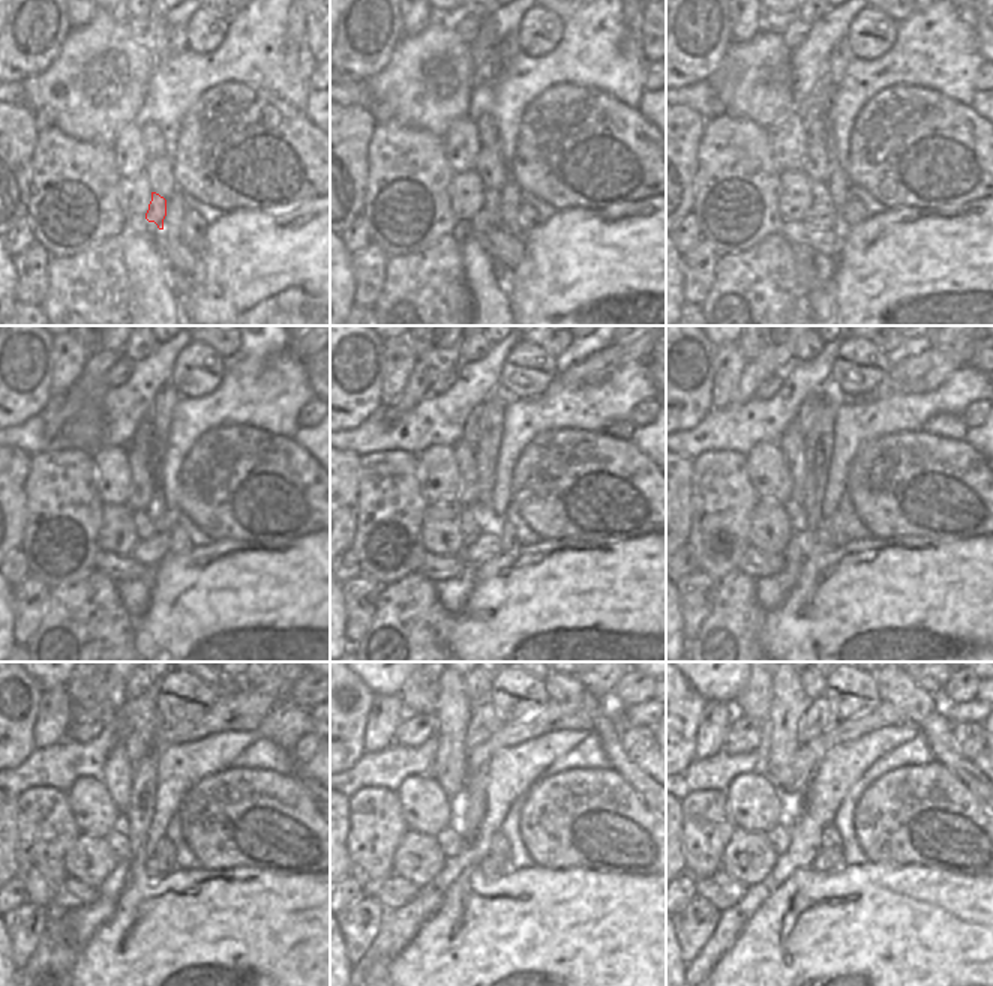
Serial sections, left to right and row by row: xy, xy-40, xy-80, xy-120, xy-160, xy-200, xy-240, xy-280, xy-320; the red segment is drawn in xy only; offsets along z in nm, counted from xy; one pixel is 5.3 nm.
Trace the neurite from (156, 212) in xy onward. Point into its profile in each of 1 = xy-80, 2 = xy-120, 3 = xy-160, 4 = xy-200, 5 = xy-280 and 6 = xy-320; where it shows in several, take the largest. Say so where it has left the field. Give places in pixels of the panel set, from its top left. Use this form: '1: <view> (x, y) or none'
1: xy-80 (819, 191)
2: xy-120 (146, 529)
3: xy-160 (471, 530)
4: xy-200 (794, 509)
5: xy-280 (452, 844)
6: xy-320 (779, 836)

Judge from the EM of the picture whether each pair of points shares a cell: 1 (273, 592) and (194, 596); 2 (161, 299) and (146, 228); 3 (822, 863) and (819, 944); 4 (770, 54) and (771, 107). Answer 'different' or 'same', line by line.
1: same
2: different
3: different
4: same

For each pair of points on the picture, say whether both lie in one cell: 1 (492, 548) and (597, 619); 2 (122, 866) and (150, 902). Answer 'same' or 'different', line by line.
1: different
2: different

